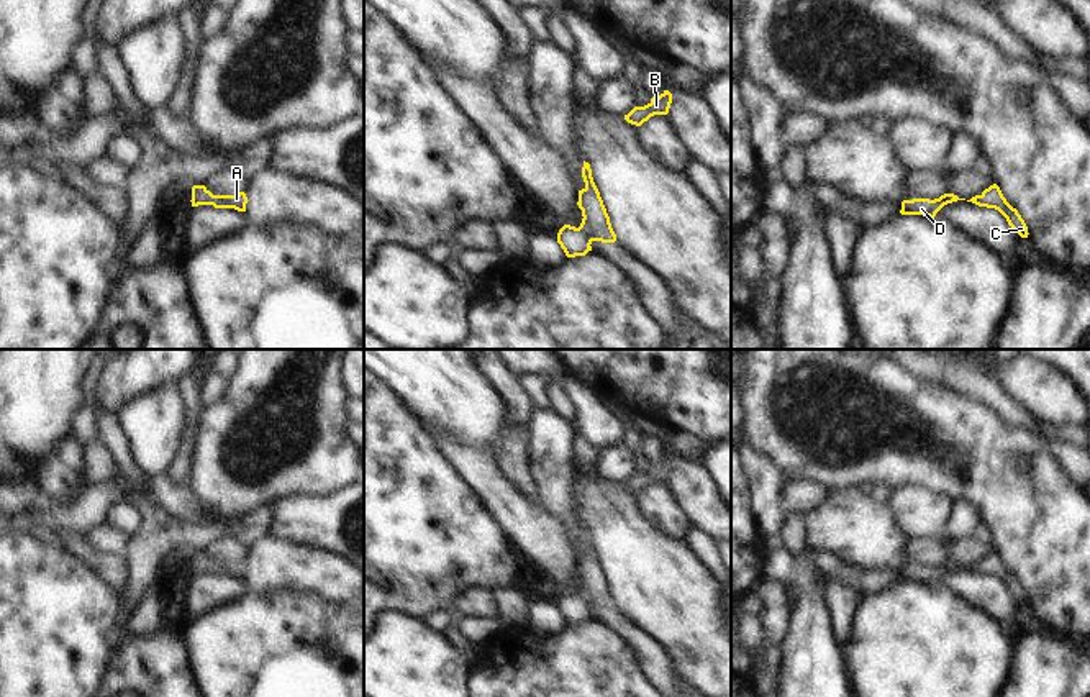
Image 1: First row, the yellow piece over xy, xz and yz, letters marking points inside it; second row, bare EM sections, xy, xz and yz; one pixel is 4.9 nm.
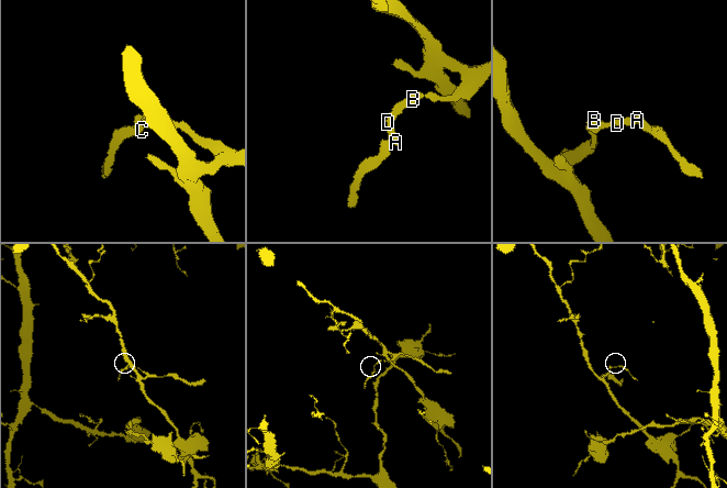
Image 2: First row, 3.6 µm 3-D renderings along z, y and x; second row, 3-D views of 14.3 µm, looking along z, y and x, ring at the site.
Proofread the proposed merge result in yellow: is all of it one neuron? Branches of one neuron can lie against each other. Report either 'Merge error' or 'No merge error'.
No merge error.

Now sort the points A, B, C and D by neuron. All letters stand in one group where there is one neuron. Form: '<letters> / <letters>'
A B C D

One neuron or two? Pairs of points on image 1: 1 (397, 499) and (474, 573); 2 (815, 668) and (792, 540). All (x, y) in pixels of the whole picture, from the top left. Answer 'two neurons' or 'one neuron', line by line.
1: one neuron
2: two neurons

